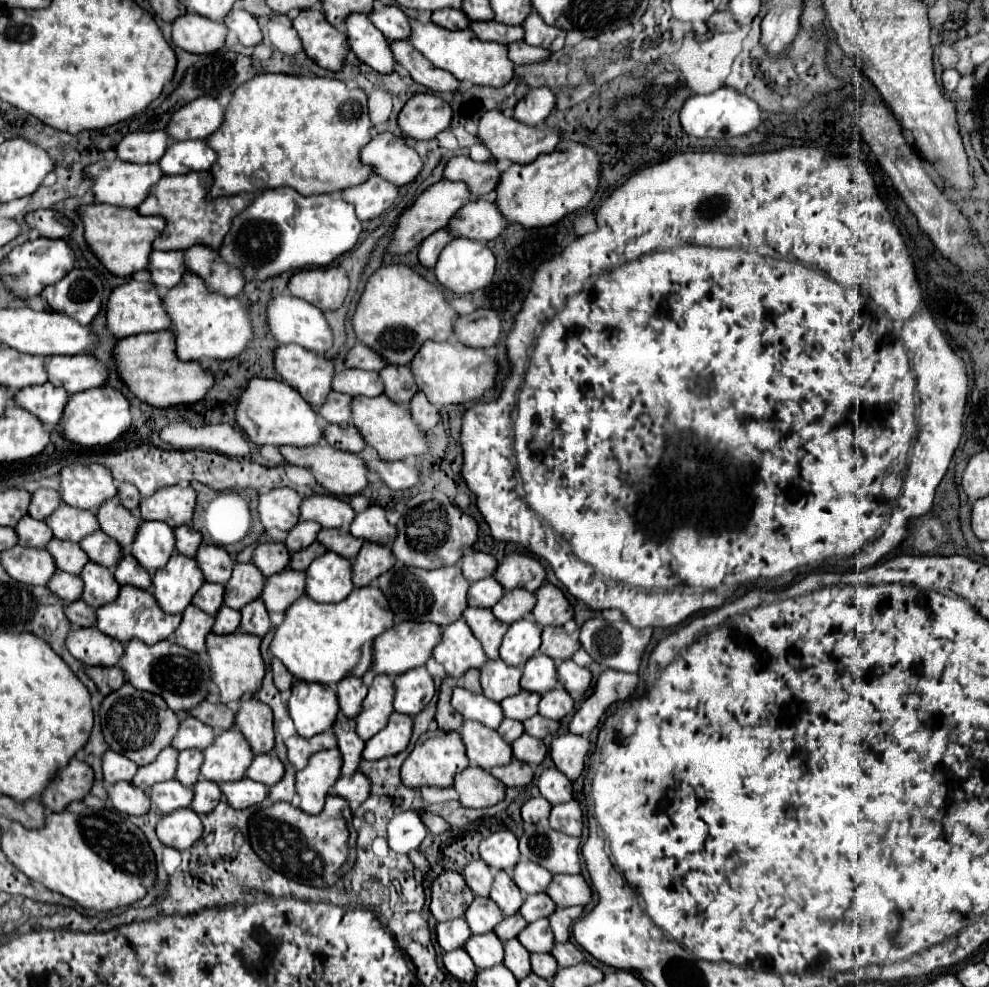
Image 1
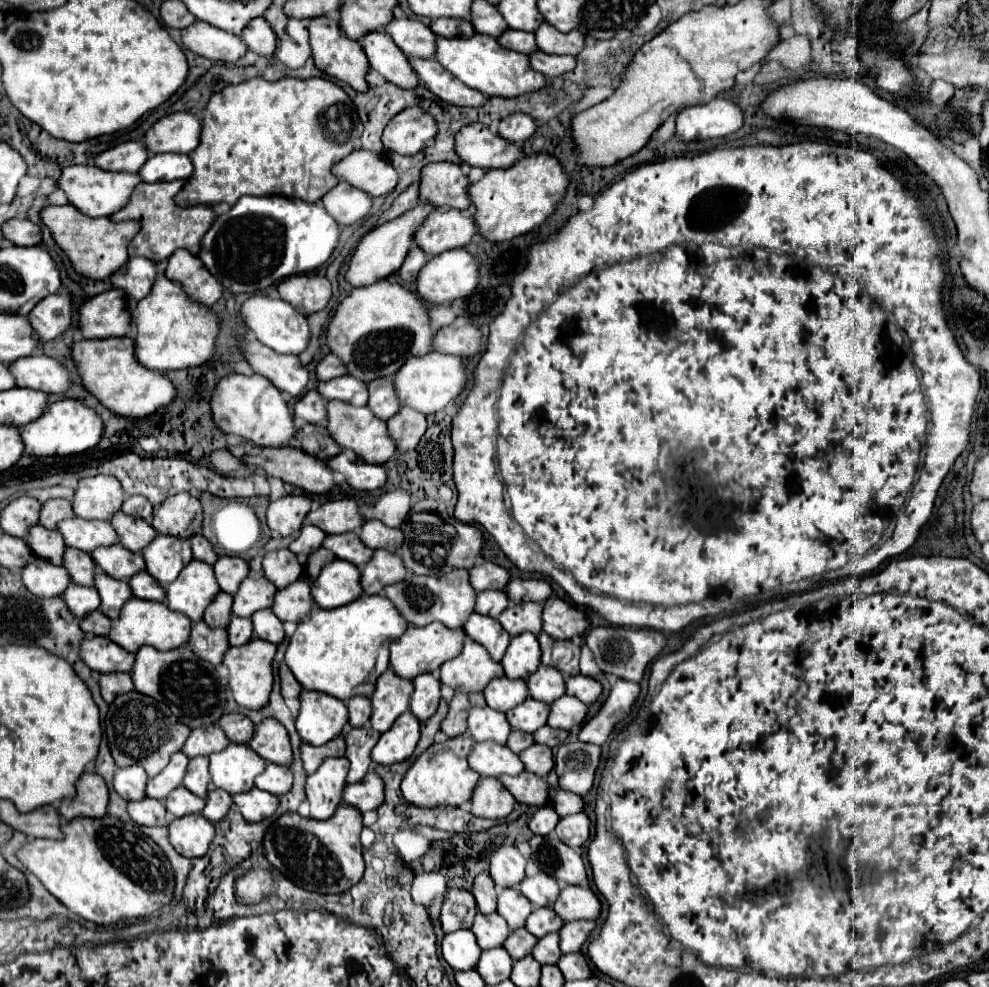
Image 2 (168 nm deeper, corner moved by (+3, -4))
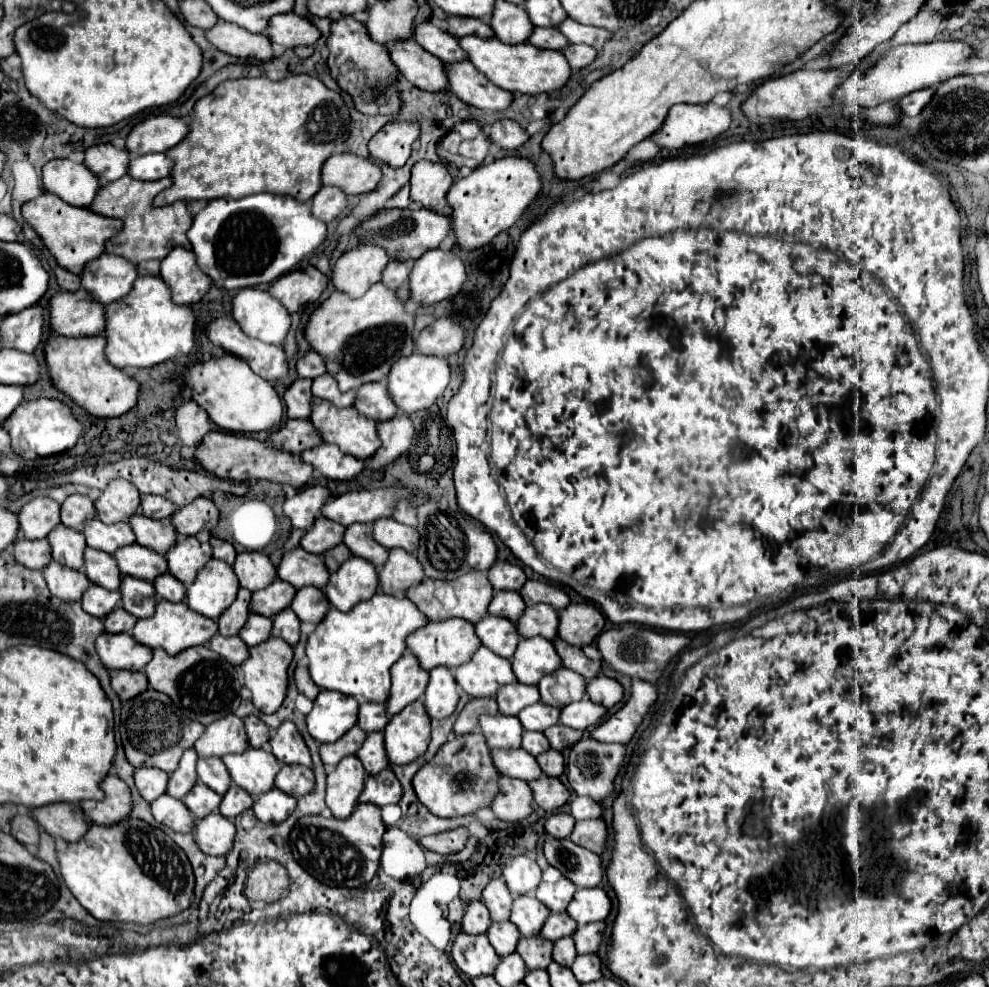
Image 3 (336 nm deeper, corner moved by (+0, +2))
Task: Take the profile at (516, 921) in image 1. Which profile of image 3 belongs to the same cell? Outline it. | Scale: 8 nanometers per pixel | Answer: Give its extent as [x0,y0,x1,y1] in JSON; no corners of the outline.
[517,936,553,970]

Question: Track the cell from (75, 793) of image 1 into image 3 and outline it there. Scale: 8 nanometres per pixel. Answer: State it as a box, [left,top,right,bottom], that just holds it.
[81,774,133,824]

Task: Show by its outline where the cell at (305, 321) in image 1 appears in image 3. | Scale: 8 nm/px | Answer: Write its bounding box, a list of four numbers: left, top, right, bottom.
[231,288,291,344]

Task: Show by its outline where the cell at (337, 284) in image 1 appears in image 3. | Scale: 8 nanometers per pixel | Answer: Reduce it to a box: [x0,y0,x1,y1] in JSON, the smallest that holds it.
[269,264,327,312]

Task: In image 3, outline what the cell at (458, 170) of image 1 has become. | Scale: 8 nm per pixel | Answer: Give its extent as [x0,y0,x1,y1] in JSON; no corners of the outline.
[411,160,453,216]

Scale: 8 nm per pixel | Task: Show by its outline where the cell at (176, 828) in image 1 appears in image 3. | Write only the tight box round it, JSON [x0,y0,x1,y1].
[193,812,237,856]

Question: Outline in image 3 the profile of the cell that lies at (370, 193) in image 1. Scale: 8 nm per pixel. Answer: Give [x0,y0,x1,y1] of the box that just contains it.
[311,186,347,222]

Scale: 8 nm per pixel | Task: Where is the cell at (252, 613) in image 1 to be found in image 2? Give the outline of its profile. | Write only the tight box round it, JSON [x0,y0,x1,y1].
[252,610,284,644]

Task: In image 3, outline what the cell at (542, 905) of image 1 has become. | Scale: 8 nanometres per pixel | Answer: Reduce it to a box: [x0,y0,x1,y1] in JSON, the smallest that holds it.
[541,912,577,942]

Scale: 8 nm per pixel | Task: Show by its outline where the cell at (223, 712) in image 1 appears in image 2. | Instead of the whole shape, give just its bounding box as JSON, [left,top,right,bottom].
[218,712,254,742]

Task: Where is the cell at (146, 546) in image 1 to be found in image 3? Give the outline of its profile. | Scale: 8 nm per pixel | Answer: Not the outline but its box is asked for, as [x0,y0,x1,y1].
[165,536,213,586]

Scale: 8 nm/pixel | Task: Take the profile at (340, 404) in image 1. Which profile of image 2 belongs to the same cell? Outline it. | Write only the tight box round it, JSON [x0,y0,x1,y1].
[294,390,328,424]

